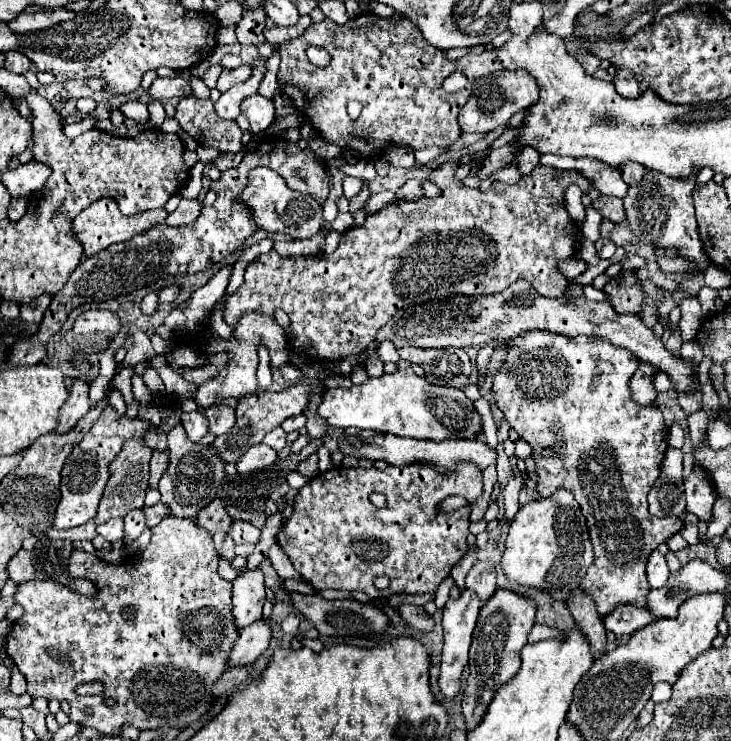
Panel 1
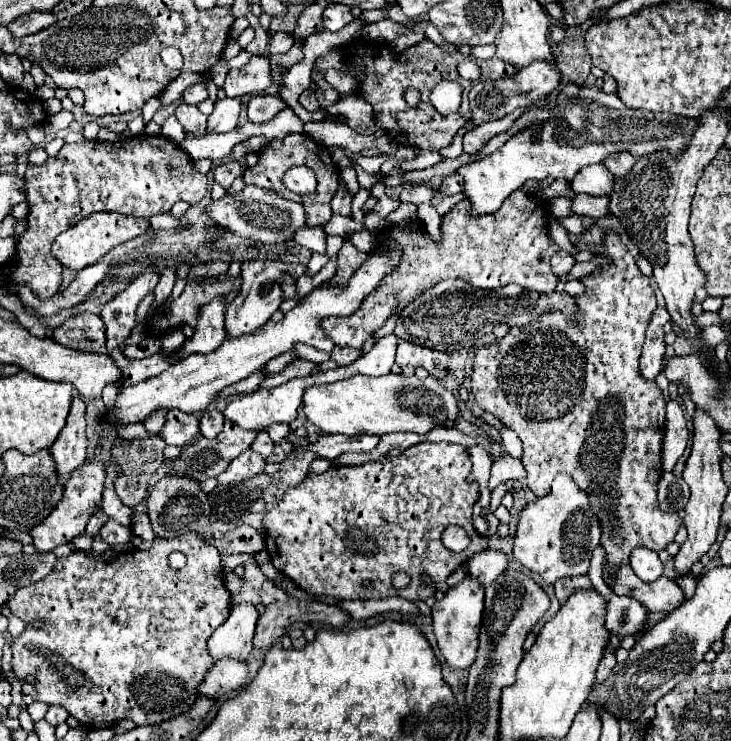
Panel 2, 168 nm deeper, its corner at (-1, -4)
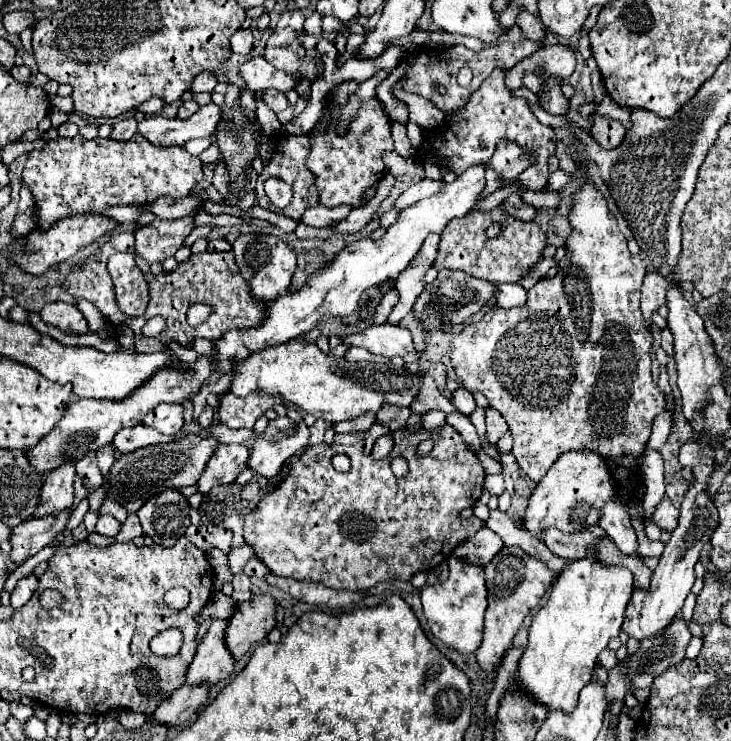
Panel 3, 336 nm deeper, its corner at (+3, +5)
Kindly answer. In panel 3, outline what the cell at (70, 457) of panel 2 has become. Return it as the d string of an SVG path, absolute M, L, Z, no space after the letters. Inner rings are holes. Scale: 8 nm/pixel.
M75 463L61 465L61 469L53 469L53 473L45 475L45 485L41 489L41 503L33 517L43 517L51 513L59 513L73 505L73 479L75 479Z

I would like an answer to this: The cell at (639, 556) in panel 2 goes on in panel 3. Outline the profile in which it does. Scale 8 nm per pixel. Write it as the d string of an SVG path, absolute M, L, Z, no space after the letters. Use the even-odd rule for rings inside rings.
M609 501L603 507L603 515L599 519L599 527L605 529L605 533L617 543L617 547L625 553L625 555L633 555L637 557L639 553L639 541L637 541L637 533L631 525L627 507L621 501Z

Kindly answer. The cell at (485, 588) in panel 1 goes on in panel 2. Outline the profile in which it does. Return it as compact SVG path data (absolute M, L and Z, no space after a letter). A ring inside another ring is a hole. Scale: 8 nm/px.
M491 548L473 554L473 558L469 558L469 562L467 562L469 574L475 576L485 586L495 582L495 578L505 568L507 568L507 556L501 550L491 550Z

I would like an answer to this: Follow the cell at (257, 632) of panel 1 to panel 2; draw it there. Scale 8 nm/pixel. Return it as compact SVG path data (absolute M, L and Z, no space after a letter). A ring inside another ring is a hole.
M215 662L205 680L197 688L197 696L219 700L221 696L237 690L247 680L247 662Z

